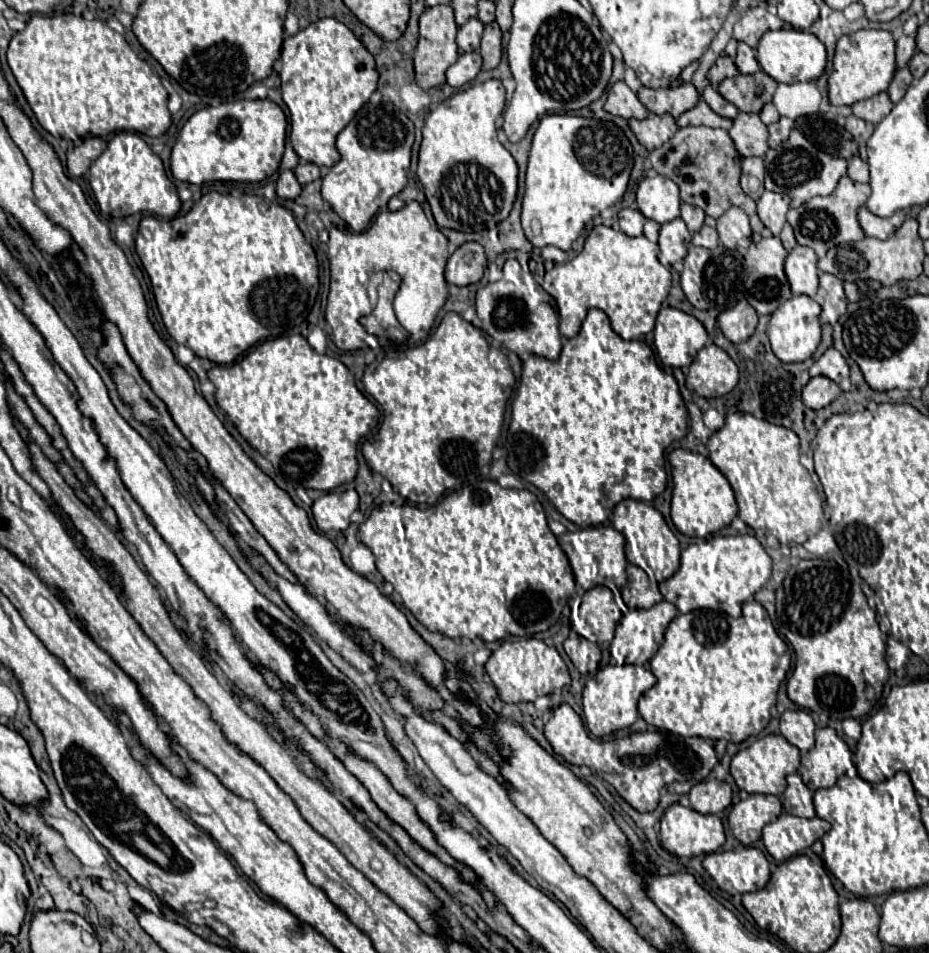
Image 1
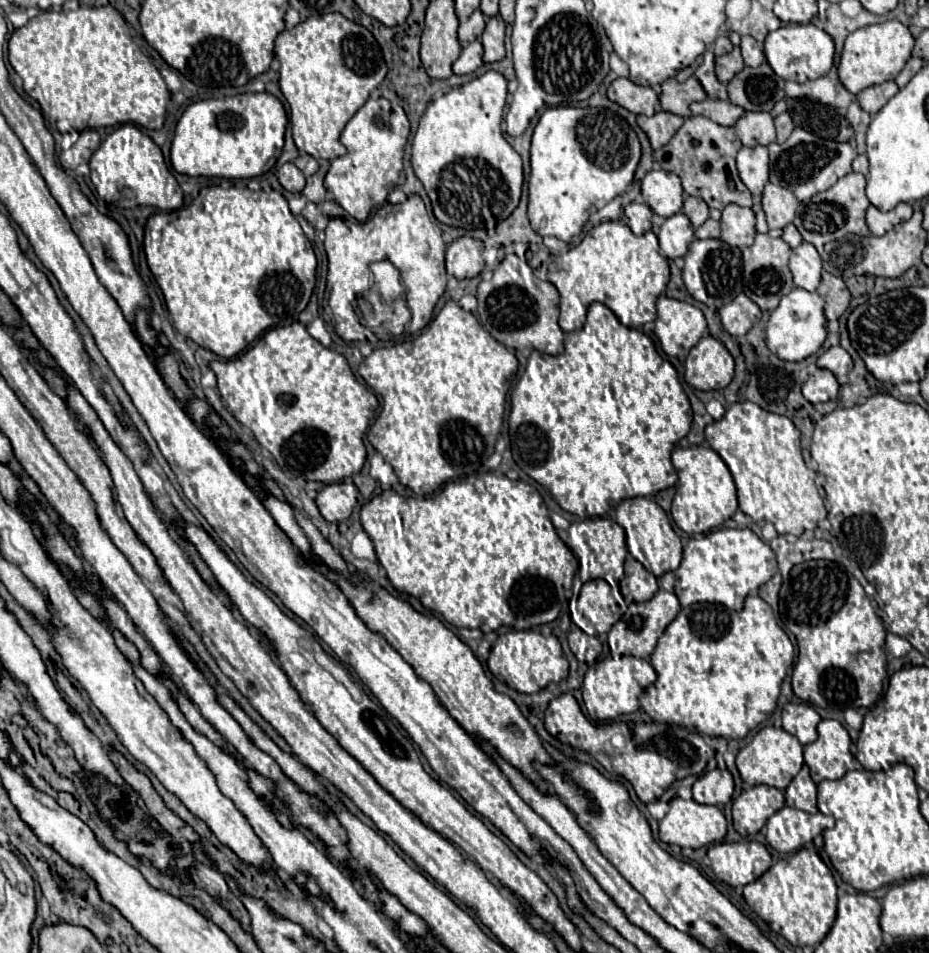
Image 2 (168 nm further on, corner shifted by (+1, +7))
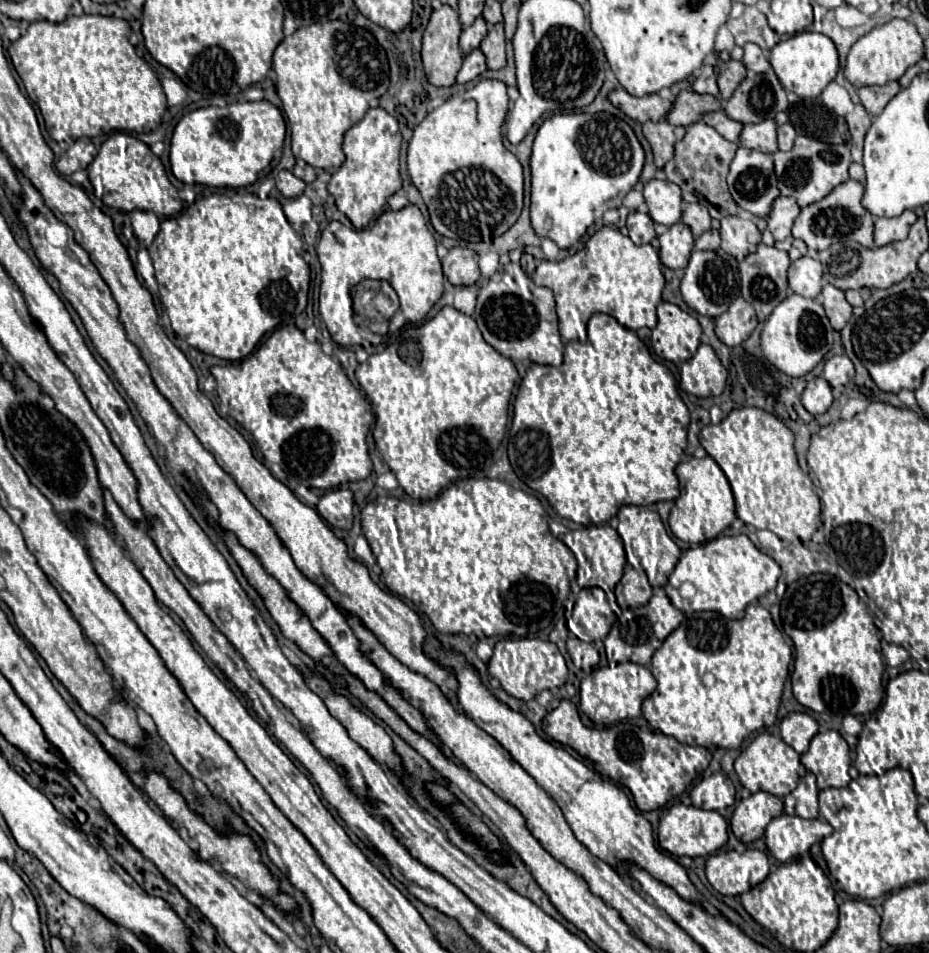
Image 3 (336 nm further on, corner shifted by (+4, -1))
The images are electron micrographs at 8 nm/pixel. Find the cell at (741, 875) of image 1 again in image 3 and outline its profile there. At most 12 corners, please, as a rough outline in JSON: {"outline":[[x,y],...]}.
{"outline":[[758,849],[708,857],[706,877],[722,895],[764,881],[768,857]]}

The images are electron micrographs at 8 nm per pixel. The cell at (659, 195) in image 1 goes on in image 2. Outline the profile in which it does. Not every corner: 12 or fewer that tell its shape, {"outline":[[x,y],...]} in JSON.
{"outline":[[649,171],[641,195],[661,217],[683,207],[675,173]]}

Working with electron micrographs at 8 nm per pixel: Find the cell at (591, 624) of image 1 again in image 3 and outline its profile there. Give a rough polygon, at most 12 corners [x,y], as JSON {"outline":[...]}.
{"outline":[[600,587],[578,593],[567,627],[602,641],[616,615]]}

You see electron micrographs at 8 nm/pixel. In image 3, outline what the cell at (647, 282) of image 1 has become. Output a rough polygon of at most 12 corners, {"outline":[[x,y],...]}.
{"outline":[[602,227],[532,279],[554,291],[560,335],[594,313],[656,327],[658,251]]}

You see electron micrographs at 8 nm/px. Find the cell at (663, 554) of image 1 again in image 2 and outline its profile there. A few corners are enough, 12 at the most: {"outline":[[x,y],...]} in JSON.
{"outline":[[649,497],[625,499],[617,523],[656,577],[681,563],[681,539]]}

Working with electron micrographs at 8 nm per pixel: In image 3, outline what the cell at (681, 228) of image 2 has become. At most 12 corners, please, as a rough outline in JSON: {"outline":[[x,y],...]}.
{"outline":[[674,223],[660,241],[660,261],[684,269],[694,249],[688,225]]}

